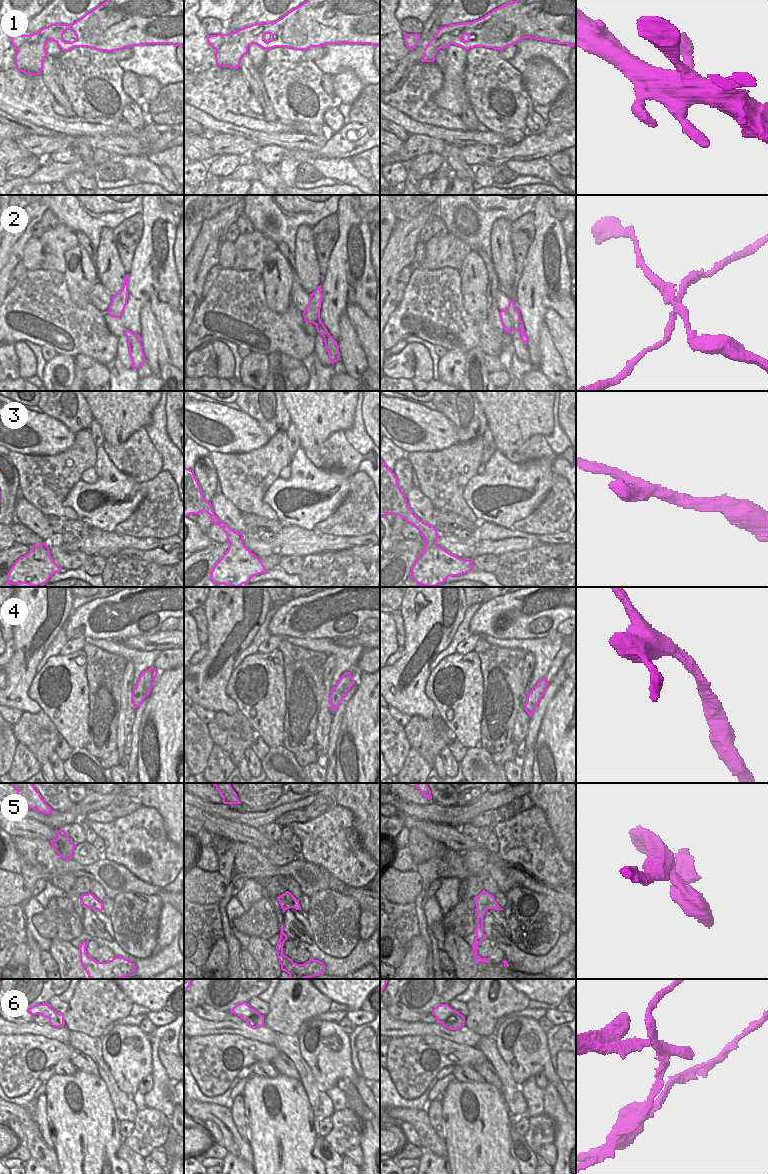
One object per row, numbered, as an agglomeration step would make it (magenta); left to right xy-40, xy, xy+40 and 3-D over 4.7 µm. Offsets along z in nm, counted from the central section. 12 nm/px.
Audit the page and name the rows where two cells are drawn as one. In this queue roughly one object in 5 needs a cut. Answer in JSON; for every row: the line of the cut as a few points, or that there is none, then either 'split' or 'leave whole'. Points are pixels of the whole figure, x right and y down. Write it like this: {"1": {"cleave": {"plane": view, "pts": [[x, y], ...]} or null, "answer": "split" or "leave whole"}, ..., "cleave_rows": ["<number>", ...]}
{"1": {"cleave": null, "answer": "leave whole"}, "2": {"cleave": {"plane": "xy+40", "pts": [[506, 309], [511, 316], [513, 329]]}, "answer": "split"}, "3": {"cleave": null, "answer": "leave whole"}, "4": {"cleave": null, "answer": "leave whole"}, "5": {"cleave": null, "answer": "leave whole"}, "6": {"cleave": {"plane": "xy+40", "pts": [[464, 1017], [451, 1016], [446, 1020], [438, 1021]]}, "answer": "split"}, "cleave_rows": ["2", "6"]}

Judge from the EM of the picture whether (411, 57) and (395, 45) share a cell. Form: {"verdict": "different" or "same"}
{"verdict": "different"}

